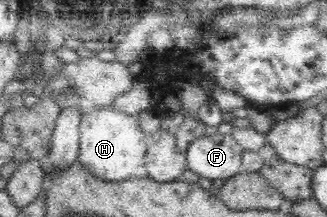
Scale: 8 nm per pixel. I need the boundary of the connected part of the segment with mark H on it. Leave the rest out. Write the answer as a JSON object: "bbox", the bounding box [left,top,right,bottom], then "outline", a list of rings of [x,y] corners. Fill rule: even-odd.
{"bbox":[77,107,149,181],"outline":[[[104,107],[82,115],[80,122],[80,146],[77,161],[85,169],[95,170],[99,179],[122,181],[131,176],[147,176],[145,159],[149,136],[139,125],[137,115],[129,115]]]}

